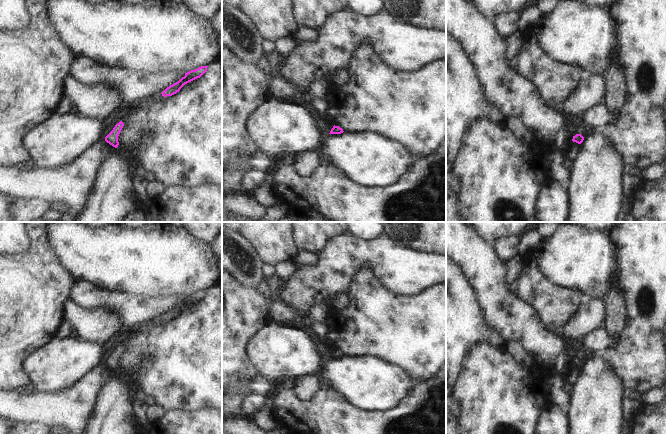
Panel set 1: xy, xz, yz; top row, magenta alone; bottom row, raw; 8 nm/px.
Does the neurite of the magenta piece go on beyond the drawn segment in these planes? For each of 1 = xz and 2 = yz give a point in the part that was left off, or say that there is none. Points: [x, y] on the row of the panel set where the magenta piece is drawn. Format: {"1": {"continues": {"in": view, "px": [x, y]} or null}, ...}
{"1": {"continues": null}, "2": {"continues": null}}

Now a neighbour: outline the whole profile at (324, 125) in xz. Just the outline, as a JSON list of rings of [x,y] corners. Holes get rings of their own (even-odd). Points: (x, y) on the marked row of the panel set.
[[[325,117],[321,119],[317,119],[317,121],[318,121],[319,128],[328,134],[330,133],[331,129],[334,126],[333,124],[330,124]]]

